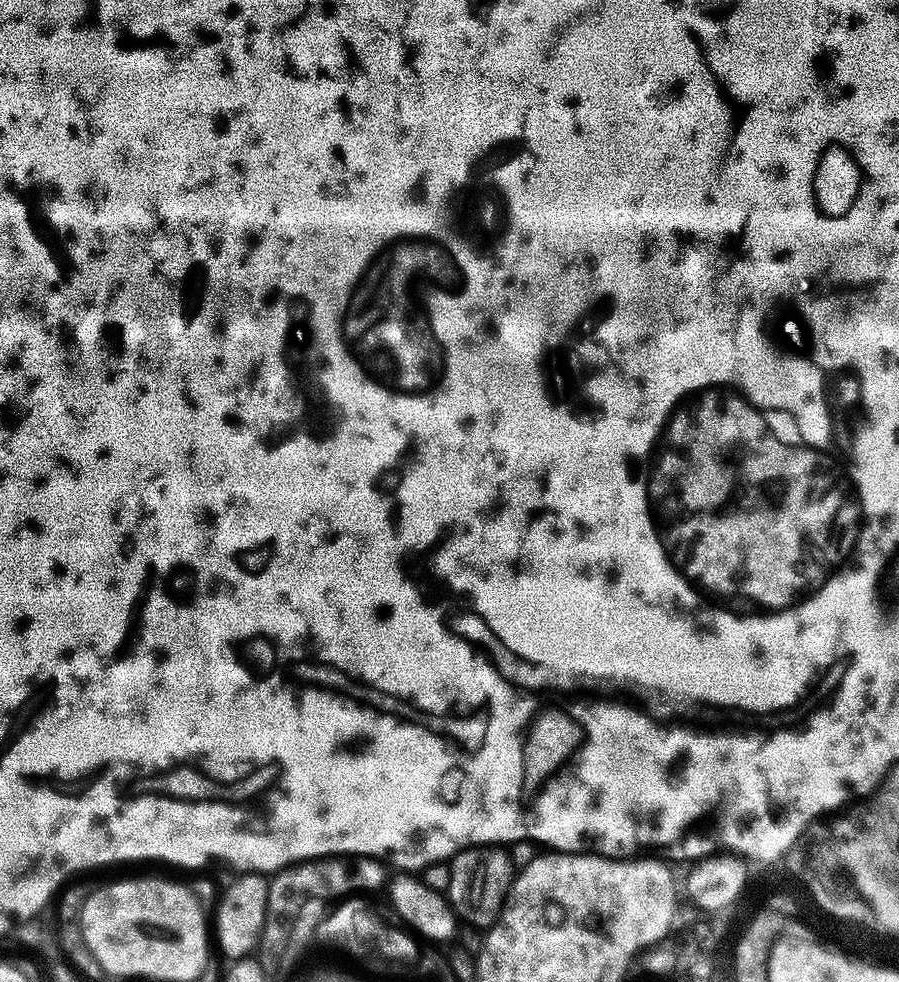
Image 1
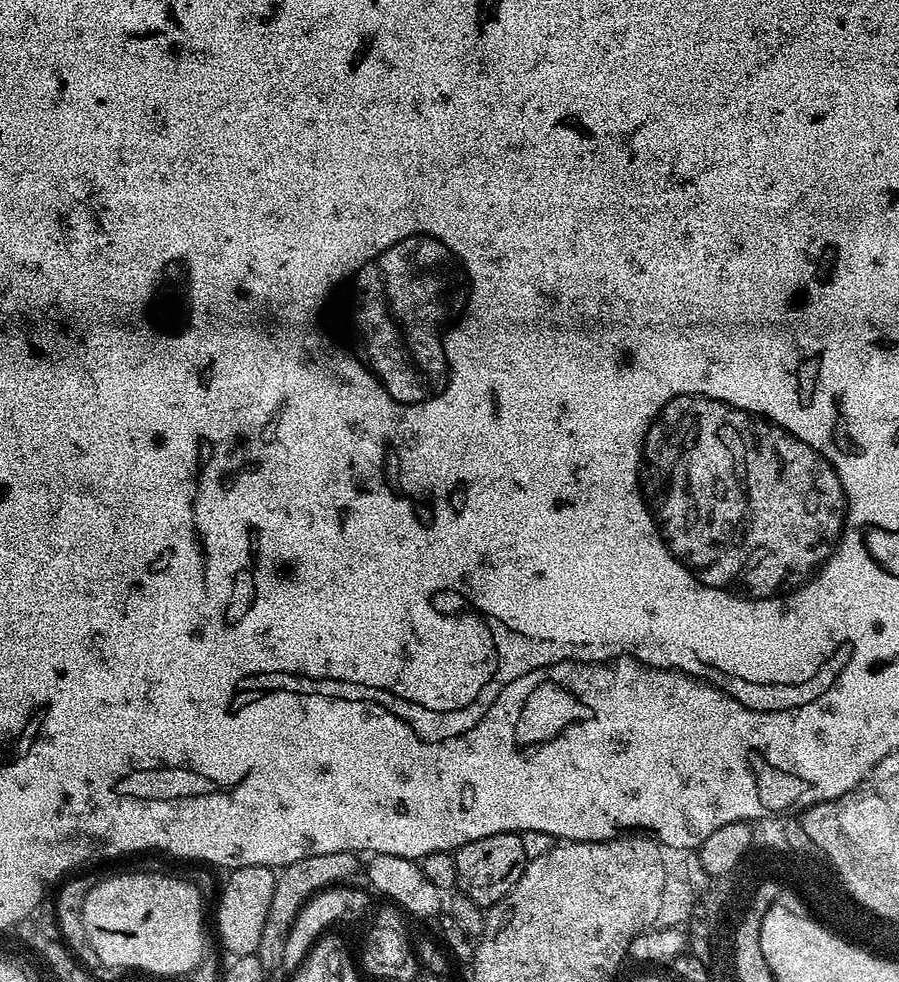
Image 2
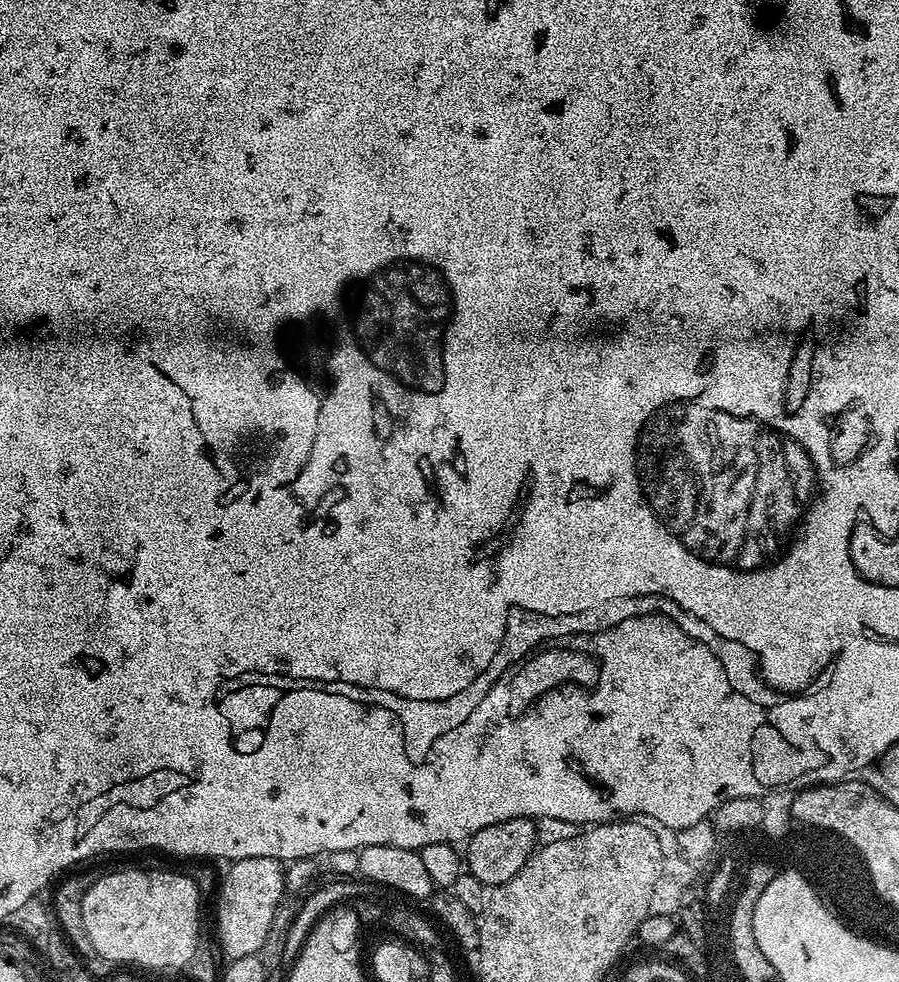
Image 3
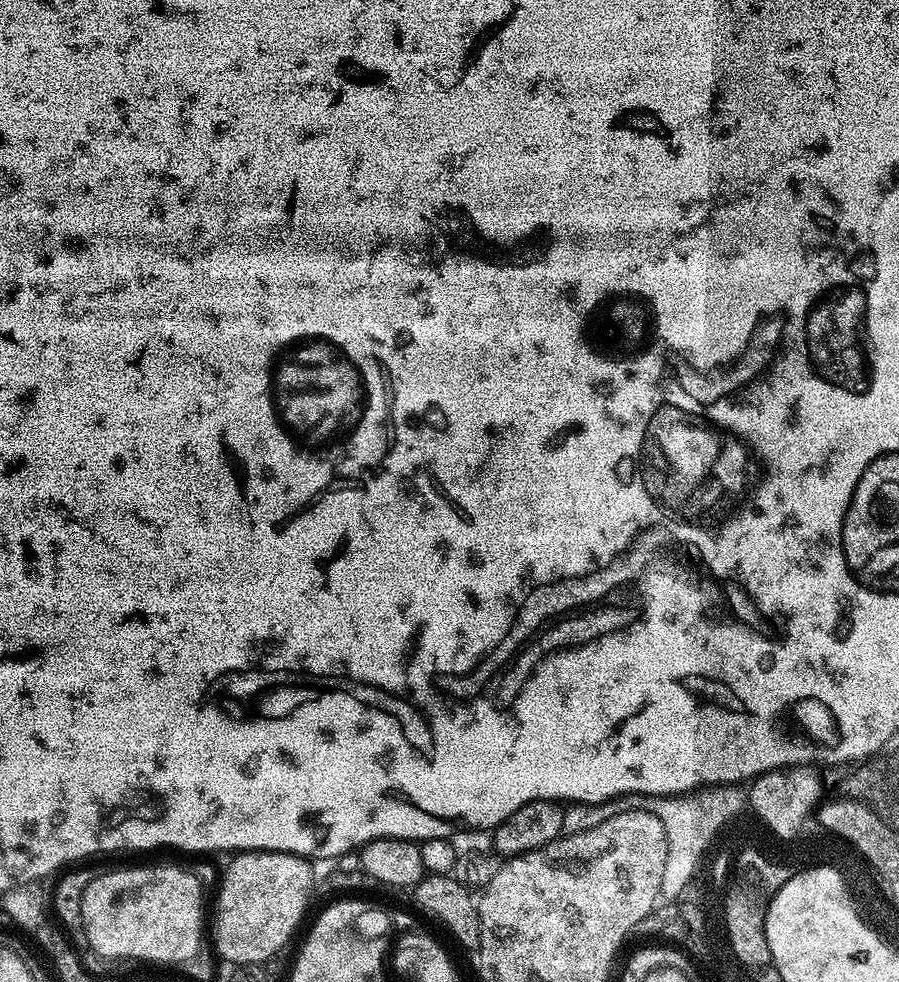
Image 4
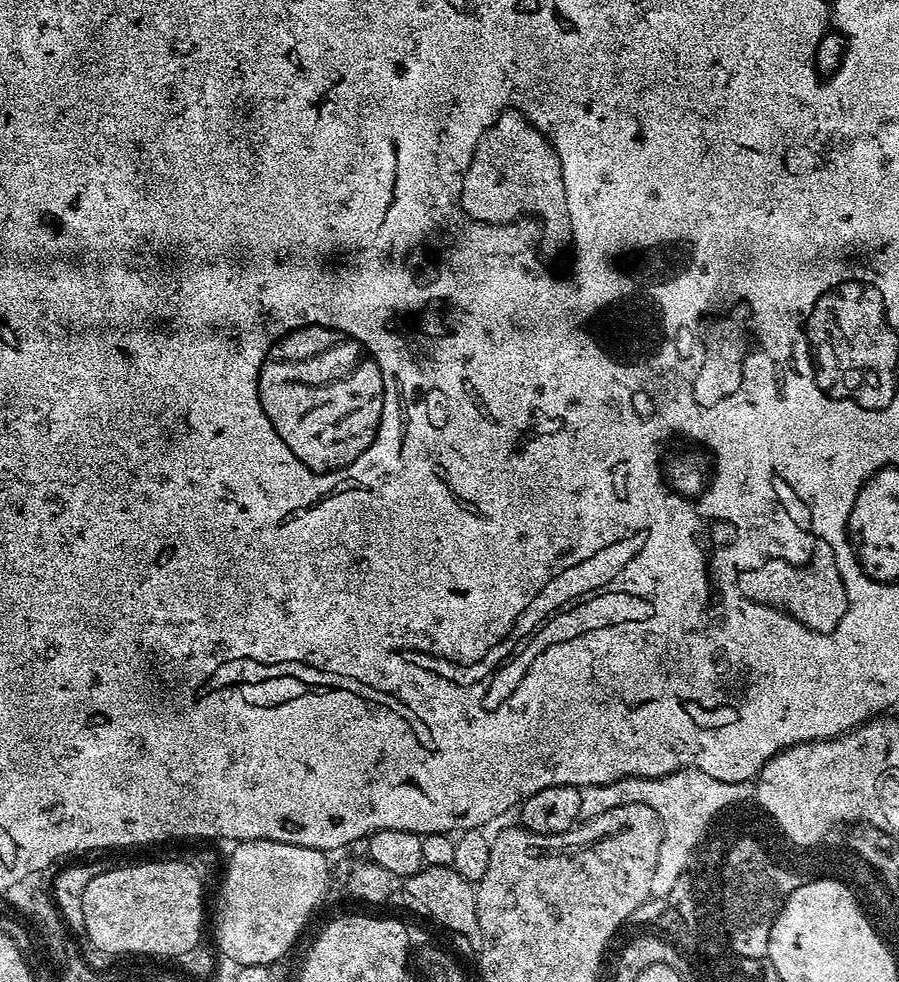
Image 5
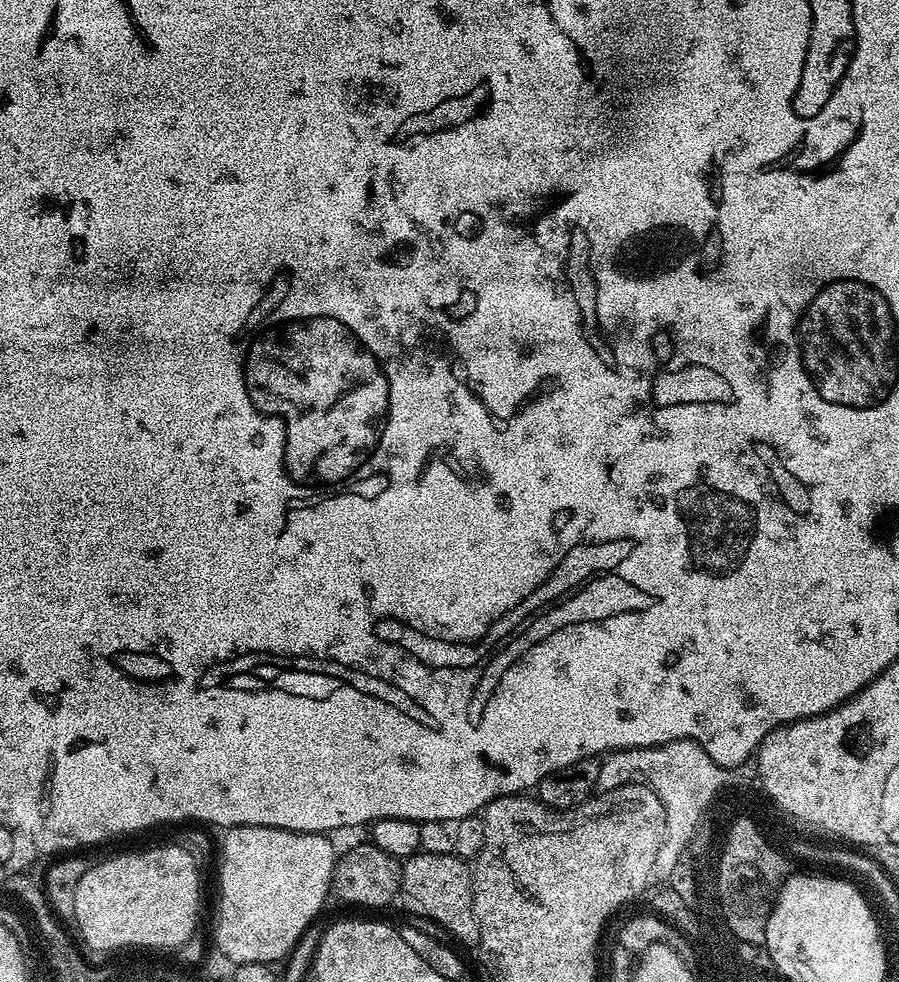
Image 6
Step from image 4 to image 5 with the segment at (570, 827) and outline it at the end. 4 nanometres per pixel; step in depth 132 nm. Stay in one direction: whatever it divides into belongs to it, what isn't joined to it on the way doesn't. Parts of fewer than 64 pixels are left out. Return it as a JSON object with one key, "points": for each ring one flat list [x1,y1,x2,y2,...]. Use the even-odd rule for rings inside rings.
{"points":[[679,768,665,776,626,776,605,784,587,784,580,789,580,820,593,820,598,814,606,814,606,810,614,810,618,806,626,806,630,802,647,802,660,810,664,820,668,820,669,840,666,850,658,854,658,866,654,870,654,878,650,882,652,896,661,898,672,887,672,881,678,880,686,870,689,852,692,852,696,840,700,839,704,825,709,816,728,801,737,797,748,796,751,788,748,784,731,784,710,778,710,774,702,774,697,768]]}

